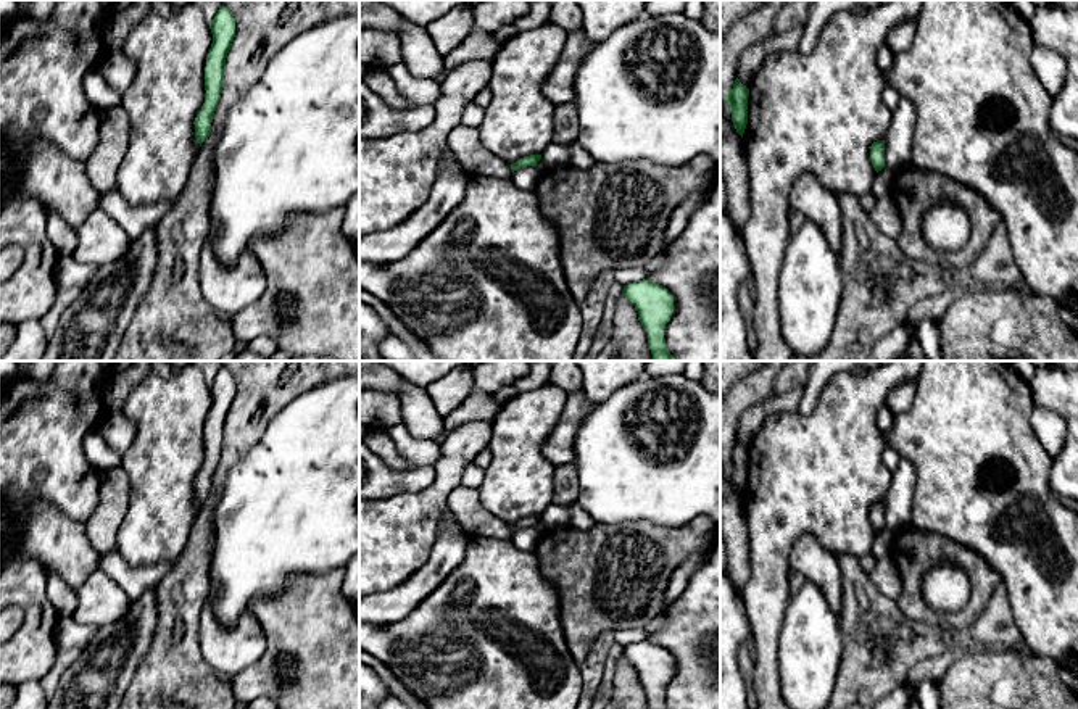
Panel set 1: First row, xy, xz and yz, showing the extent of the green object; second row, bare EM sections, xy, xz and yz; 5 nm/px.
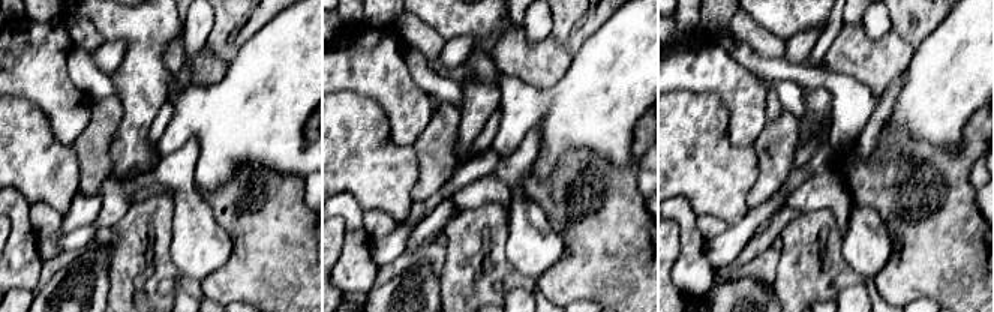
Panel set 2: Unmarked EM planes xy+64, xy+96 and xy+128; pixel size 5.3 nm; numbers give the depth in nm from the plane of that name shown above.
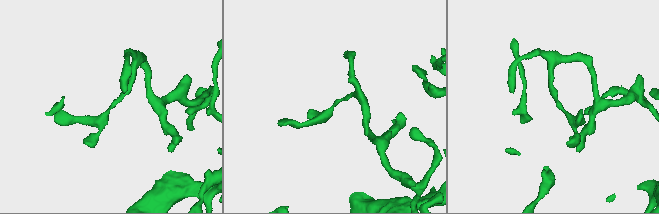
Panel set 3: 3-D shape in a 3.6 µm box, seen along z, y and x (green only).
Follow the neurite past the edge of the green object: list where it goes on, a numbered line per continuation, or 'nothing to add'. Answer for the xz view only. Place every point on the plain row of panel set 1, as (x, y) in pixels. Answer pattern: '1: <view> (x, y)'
nothing to add

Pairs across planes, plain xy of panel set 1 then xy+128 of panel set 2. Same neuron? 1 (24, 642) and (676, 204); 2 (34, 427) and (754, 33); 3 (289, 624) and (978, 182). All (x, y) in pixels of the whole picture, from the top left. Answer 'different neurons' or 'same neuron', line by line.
1: same neuron
2: different neurons
3: different neurons

